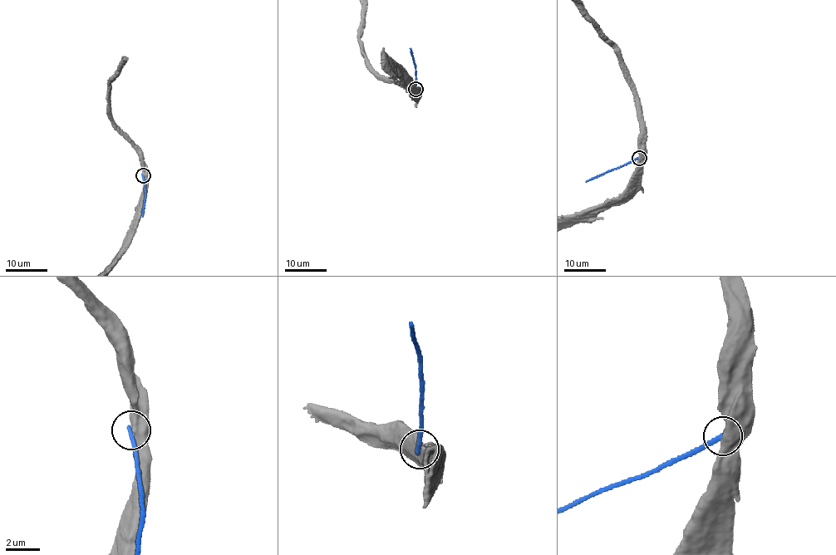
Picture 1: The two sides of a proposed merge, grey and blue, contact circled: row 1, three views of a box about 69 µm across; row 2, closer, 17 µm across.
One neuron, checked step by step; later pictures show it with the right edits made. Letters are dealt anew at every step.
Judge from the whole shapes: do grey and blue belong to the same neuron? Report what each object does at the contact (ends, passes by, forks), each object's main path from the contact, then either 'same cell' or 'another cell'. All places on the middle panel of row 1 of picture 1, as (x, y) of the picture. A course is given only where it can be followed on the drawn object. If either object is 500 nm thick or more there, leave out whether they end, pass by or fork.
blue runs (415, 89), (415, 66), (410, 49); another cell

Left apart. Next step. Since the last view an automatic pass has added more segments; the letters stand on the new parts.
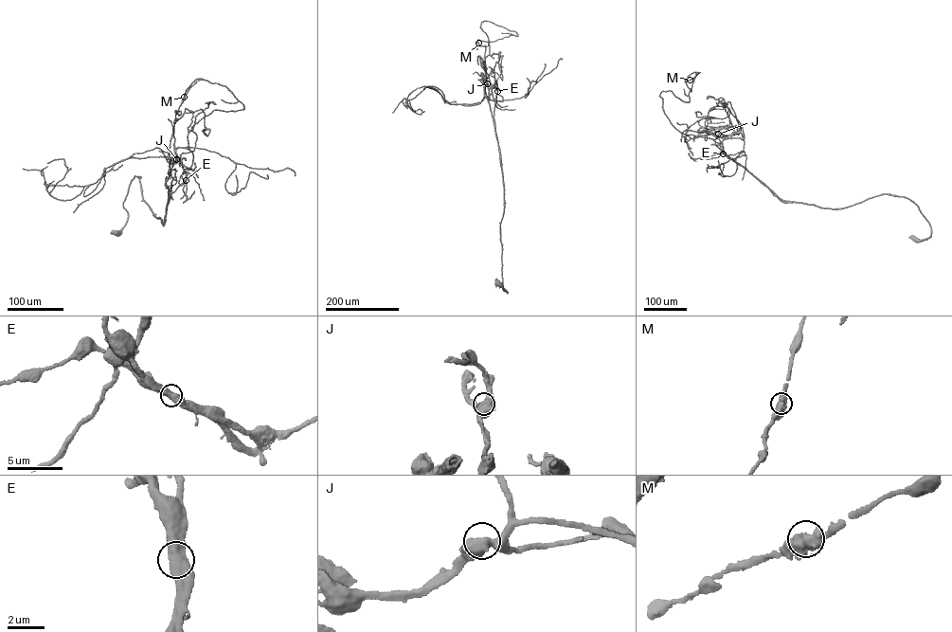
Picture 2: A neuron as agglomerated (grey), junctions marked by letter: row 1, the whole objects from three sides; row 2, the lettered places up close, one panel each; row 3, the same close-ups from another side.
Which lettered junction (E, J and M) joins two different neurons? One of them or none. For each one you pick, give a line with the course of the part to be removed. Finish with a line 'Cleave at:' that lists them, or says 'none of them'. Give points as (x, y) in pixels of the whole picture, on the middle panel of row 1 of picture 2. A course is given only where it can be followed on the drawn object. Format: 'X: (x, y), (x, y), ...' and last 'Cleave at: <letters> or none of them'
E: (497, 91), (493, 84), (489, 100), (484, 88), (486, 81), (481, 72)
Cleave at: E

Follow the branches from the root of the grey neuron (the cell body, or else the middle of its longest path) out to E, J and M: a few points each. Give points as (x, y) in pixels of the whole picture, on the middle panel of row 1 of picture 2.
E: (499, 282), (507, 292), (502, 286), (500, 227), (504, 191), (493, 117), (497, 91)
J: (499, 282), (507, 292), (502, 286), (503, 177), (494, 123), (484, 93), (484, 83), (487, 81), (487, 83)
M: (499, 282), (507, 292), (503, 177), (484, 92), (489, 45), (481, 22), (517, 36), (478, 43)

